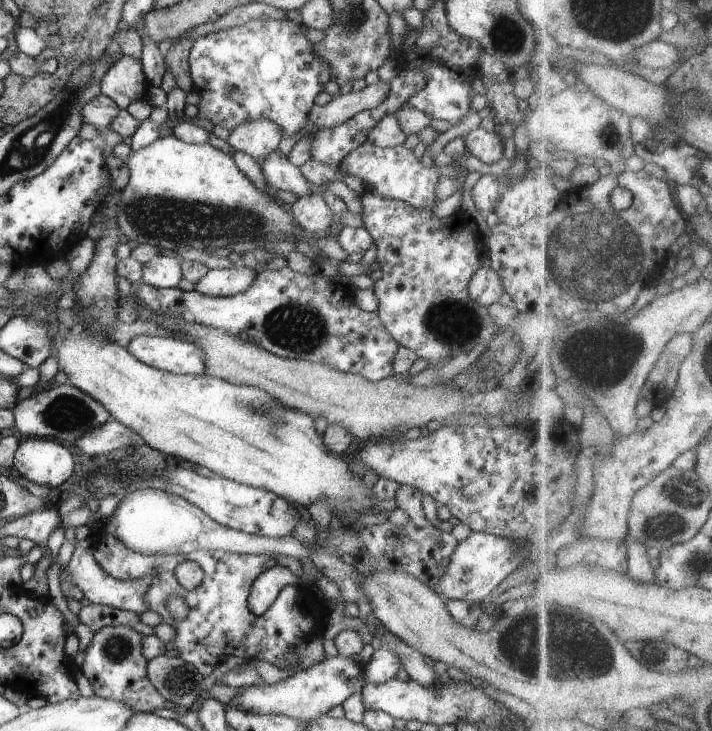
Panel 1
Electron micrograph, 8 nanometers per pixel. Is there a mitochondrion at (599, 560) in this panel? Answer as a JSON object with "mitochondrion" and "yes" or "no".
{"mitochondrion":"no"}

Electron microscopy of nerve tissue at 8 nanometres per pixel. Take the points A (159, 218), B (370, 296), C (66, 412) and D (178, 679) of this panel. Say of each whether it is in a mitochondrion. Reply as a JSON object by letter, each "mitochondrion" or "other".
{"A":"mitochondrion","B":"other","C":"mitochondrion","D":"mitochondrion"}

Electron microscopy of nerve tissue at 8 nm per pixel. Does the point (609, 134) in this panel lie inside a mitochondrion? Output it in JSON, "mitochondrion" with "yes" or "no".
{"mitochondrion":"yes"}

